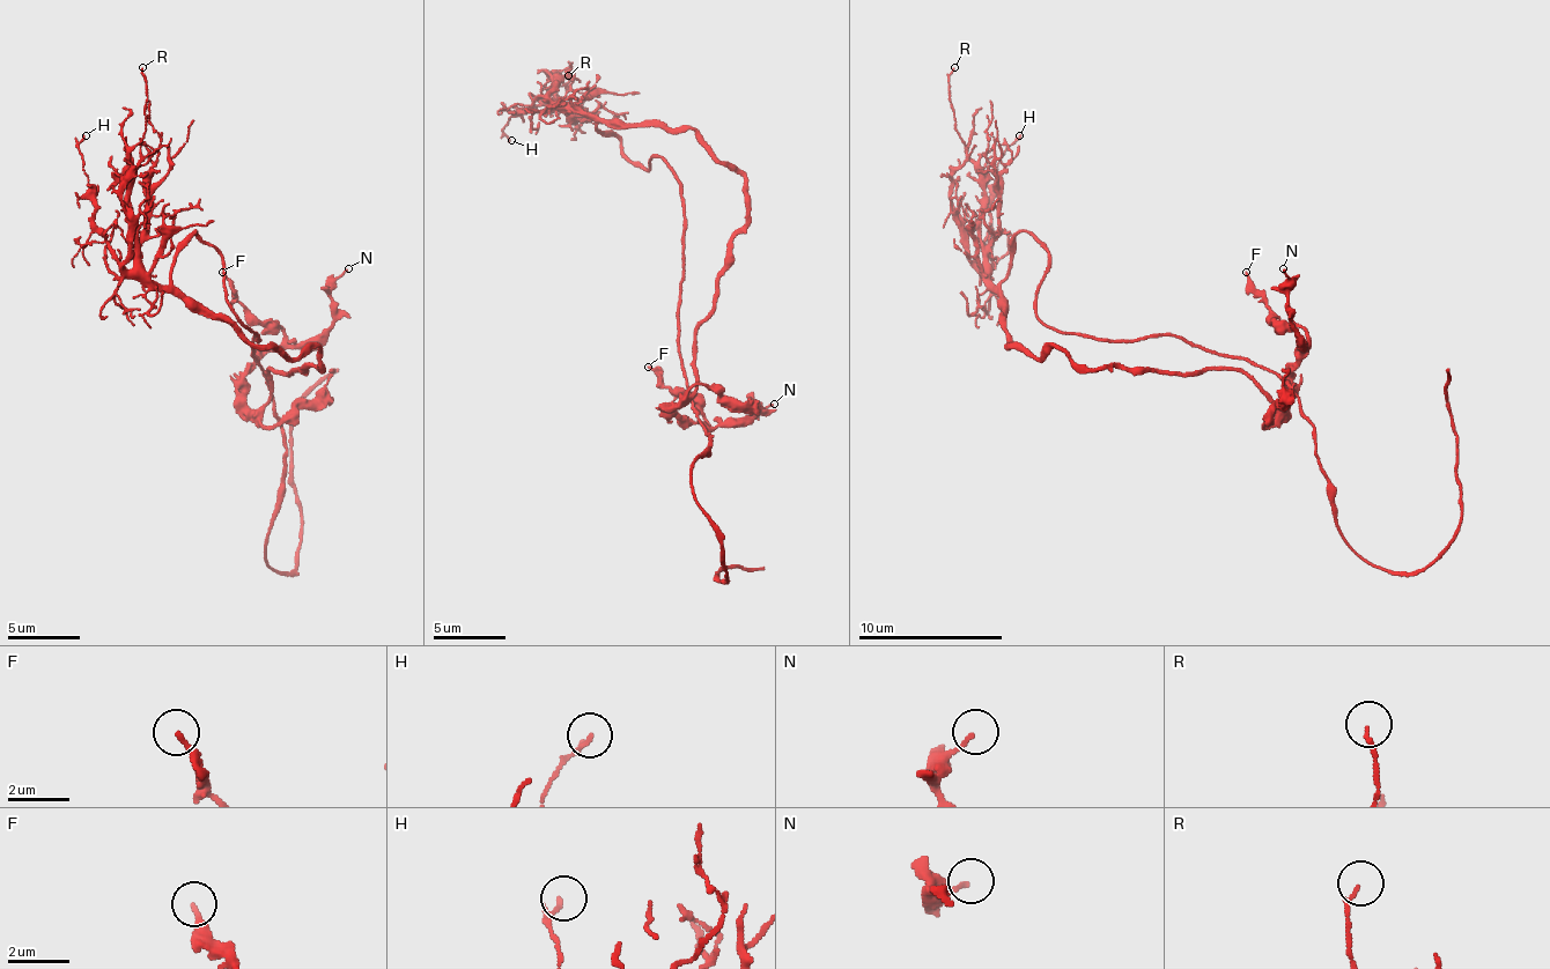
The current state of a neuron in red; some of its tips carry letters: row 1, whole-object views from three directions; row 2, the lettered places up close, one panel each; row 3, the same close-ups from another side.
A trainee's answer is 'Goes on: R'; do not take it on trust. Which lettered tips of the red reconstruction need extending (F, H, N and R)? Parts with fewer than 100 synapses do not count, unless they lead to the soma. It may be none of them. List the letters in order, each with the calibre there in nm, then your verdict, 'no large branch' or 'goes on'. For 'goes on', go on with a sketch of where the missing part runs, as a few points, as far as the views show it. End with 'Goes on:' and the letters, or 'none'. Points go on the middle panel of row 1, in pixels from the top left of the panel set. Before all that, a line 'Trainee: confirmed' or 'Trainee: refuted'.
Trainee: refuted
F: 190 nm | no large branch
H: 160 nm | no large branch
N: 130 nm | no large branch
R: 130 nm | no large branch
Goes on: none

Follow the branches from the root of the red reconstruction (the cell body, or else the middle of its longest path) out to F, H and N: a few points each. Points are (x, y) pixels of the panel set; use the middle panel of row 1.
F: (651, 158), (597, 126), (691, 130), (745, 180), (745, 227), (670, 407), (709, 428), (648, 367)
H: (651, 158), (644, 169), (615, 137), (604, 137), (590, 119), (551, 97), (507, 119), (503, 133), (511, 140)
N: (651, 158), (597, 126), (691, 130), (745, 180), (694, 389), (670, 407), (745, 424), (774, 404)

